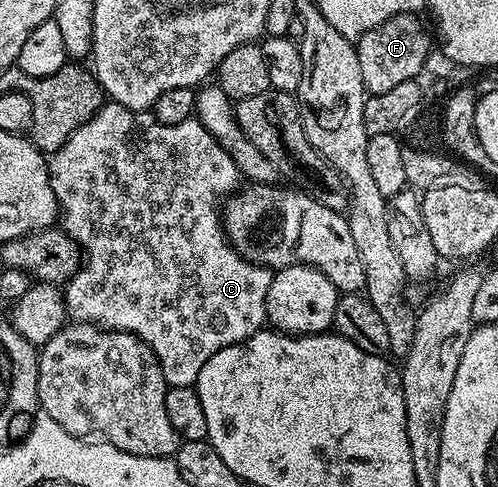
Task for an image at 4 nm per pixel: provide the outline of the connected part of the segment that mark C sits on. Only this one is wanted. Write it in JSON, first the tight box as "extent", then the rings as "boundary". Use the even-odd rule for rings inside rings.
{"extent":[48,101,273,387],"boundary":[[[109,101],[102,105],[85,124],[75,129],[75,133],[67,137],[67,141],[58,151],[52,152],[48,165],[49,184],[57,198],[60,222],[64,231],[77,242],[83,256],[81,268],[63,287],[65,309],[70,320],[92,323],[93,326],[103,327],[107,331],[126,331],[139,336],[155,353],[169,387],[194,386],[203,365],[207,365],[207,361],[211,361],[211,357],[215,357],[219,349],[227,349],[231,345],[241,343],[266,326],[265,302],[267,289],[271,289],[273,271],[268,267],[261,267],[258,263],[247,261],[225,238],[223,215],[219,208],[226,197],[238,190],[239,172],[235,161],[224,151],[223,145],[215,141],[211,133],[207,133],[205,126],[196,117],[179,125],[163,125],[153,116],[152,110],[132,111]]]}

